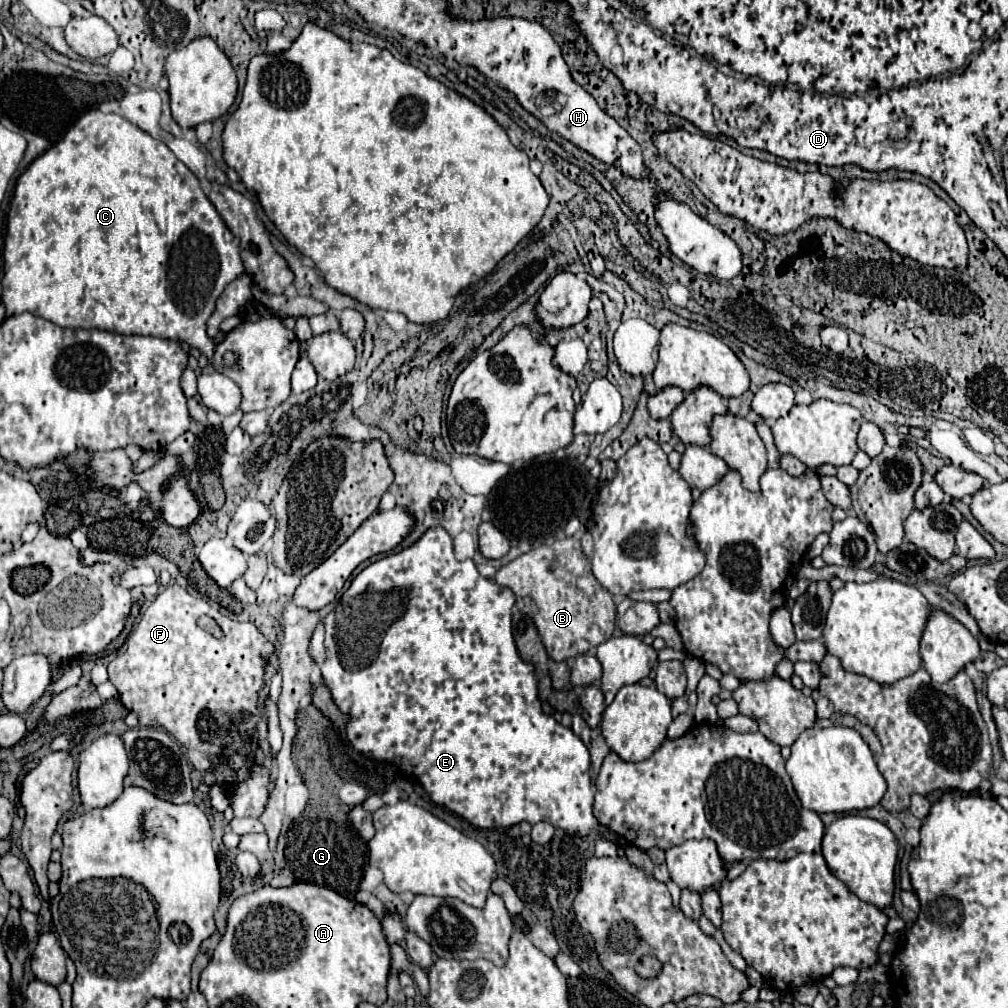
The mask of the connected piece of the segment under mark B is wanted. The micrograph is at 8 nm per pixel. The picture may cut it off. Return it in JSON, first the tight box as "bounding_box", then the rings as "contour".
{"bounding_box":[495,536,615,662],"contour":[[[577,536],[565,538],[563,542],[555,540],[553,546],[543,544],[521,554],[497,570],[495,582],[513,590],[517,608],[535,622],[545,650],[555,662],[597,648],[615,630],[615,604],[611,594],[595,578],[591,580],[591,562],[583,554]]]}

